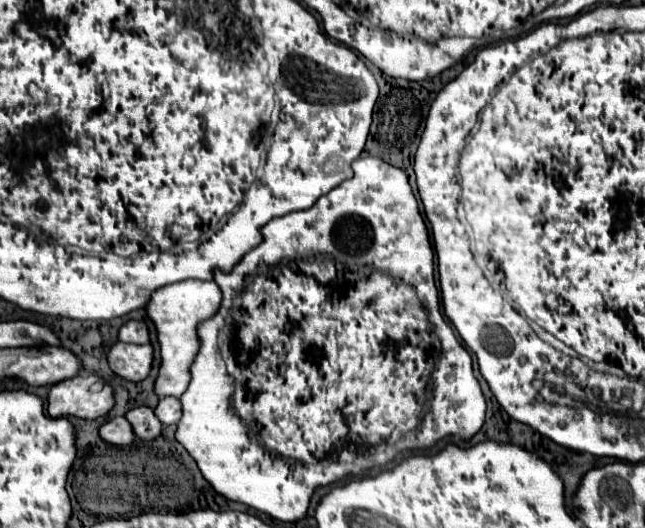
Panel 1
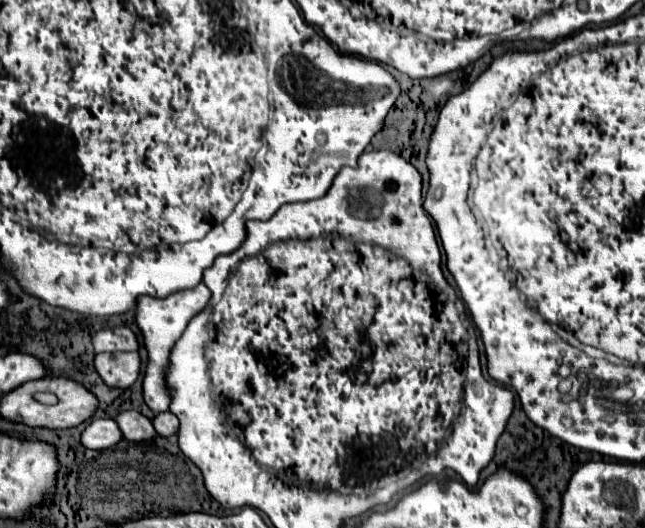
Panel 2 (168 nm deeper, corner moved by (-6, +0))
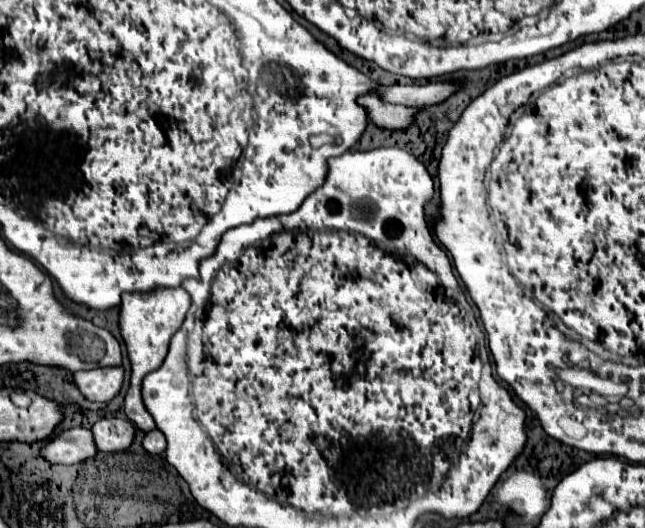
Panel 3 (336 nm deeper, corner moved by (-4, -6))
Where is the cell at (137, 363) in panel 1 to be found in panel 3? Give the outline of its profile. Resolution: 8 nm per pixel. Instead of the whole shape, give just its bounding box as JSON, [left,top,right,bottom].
[75,367,125,401]

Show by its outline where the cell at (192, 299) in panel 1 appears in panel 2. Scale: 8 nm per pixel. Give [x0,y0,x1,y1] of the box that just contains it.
[135,283,211,413]

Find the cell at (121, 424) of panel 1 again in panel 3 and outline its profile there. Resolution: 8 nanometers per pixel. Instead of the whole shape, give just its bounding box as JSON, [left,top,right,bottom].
[41,427,97,465]

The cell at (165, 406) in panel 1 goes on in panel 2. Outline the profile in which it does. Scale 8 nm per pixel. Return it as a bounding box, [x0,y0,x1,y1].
[153,411,179,437]

